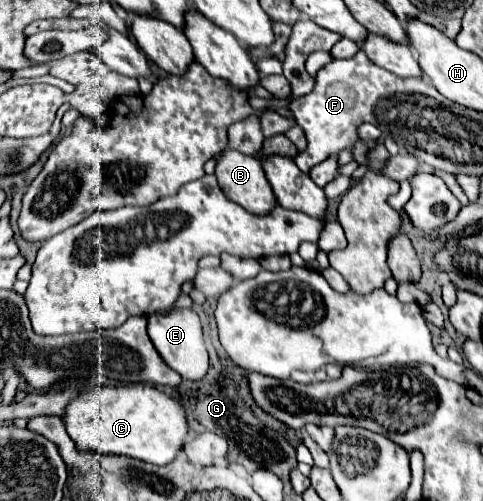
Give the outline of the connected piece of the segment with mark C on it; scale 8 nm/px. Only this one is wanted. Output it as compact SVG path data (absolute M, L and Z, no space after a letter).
M130 383L130 385L116 385L116 387L100 387L96 391L82 393L76 397L62 415L66 423L66 431L70 439L82 451L96 451L100 455L128 455L146 463L166 465L172 463L182 453L182 443L188 437L188 419L186 411L180 401L162 393L154 385Z

